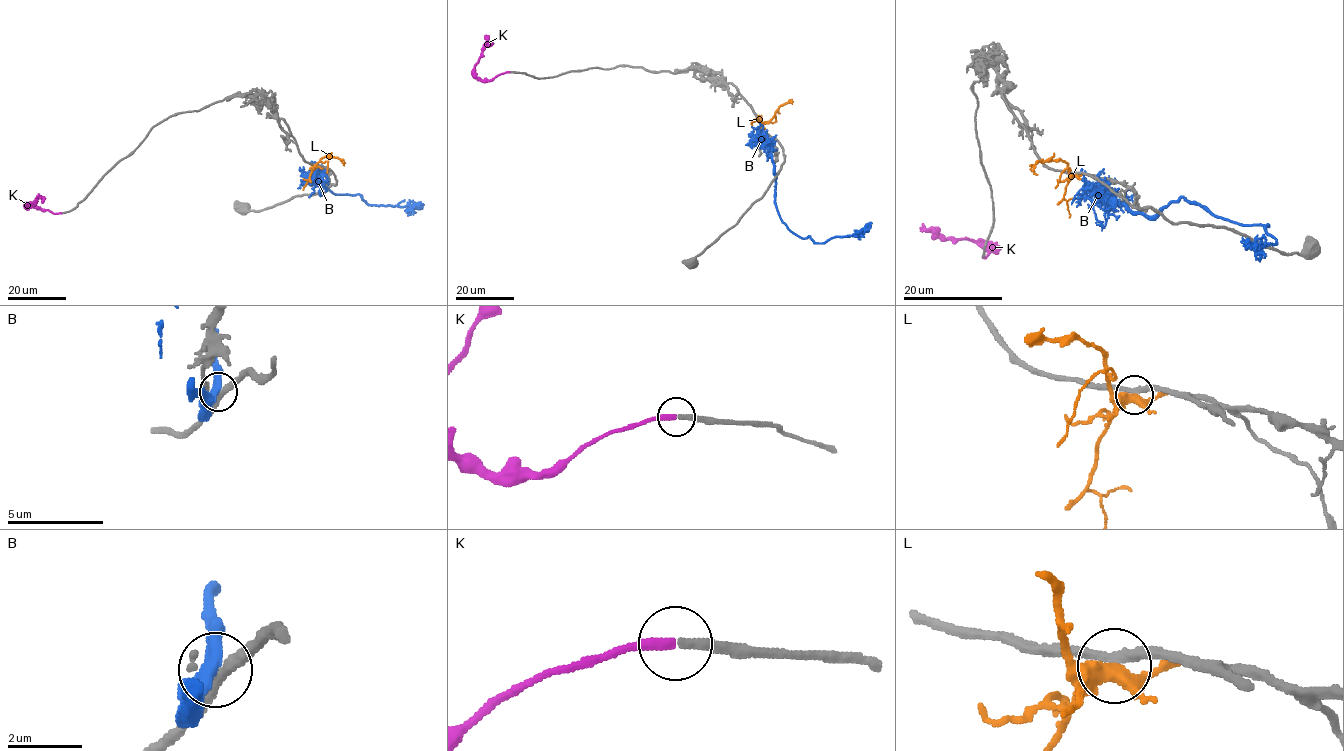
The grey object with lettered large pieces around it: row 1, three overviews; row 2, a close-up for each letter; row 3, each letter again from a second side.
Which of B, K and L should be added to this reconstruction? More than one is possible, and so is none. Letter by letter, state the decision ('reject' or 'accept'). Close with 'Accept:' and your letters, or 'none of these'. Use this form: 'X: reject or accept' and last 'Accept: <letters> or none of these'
B: reject
K: accept
L: reject
Accept: K

